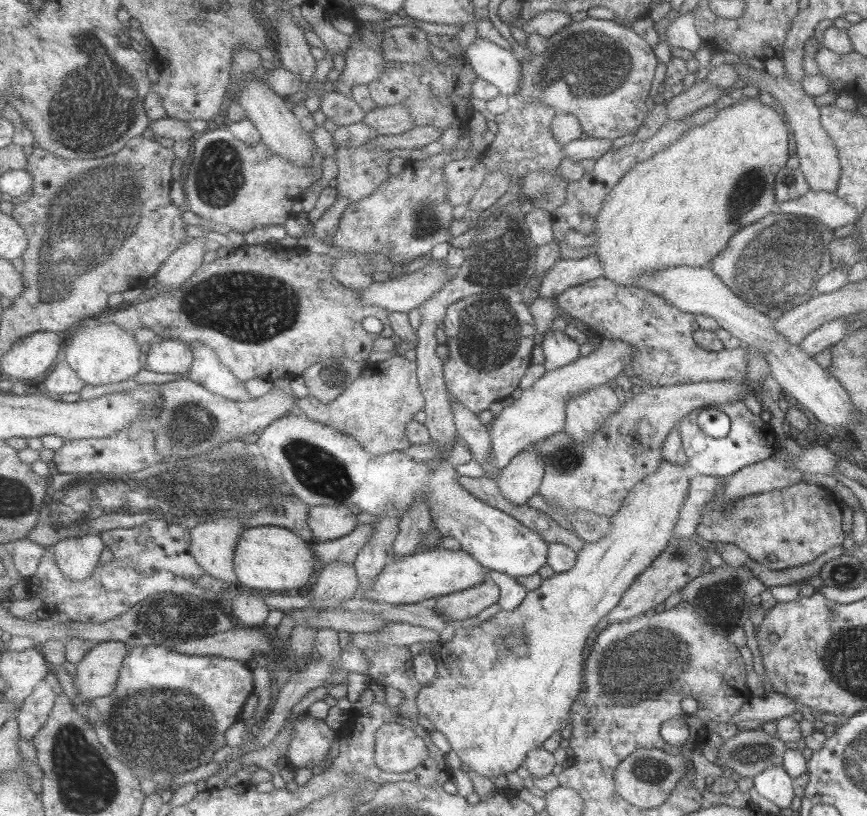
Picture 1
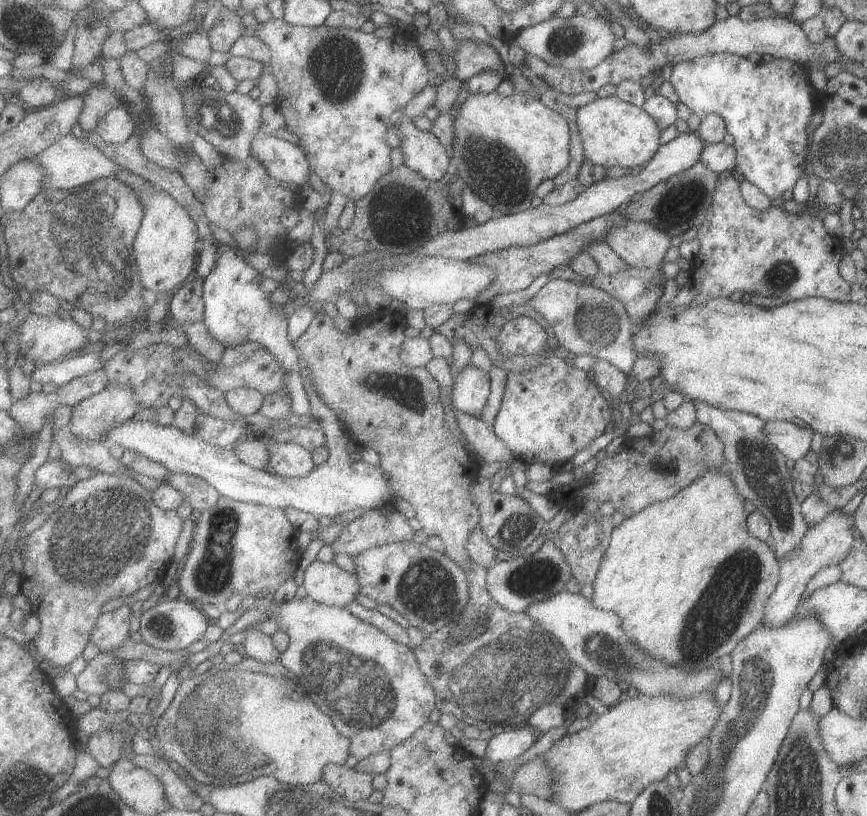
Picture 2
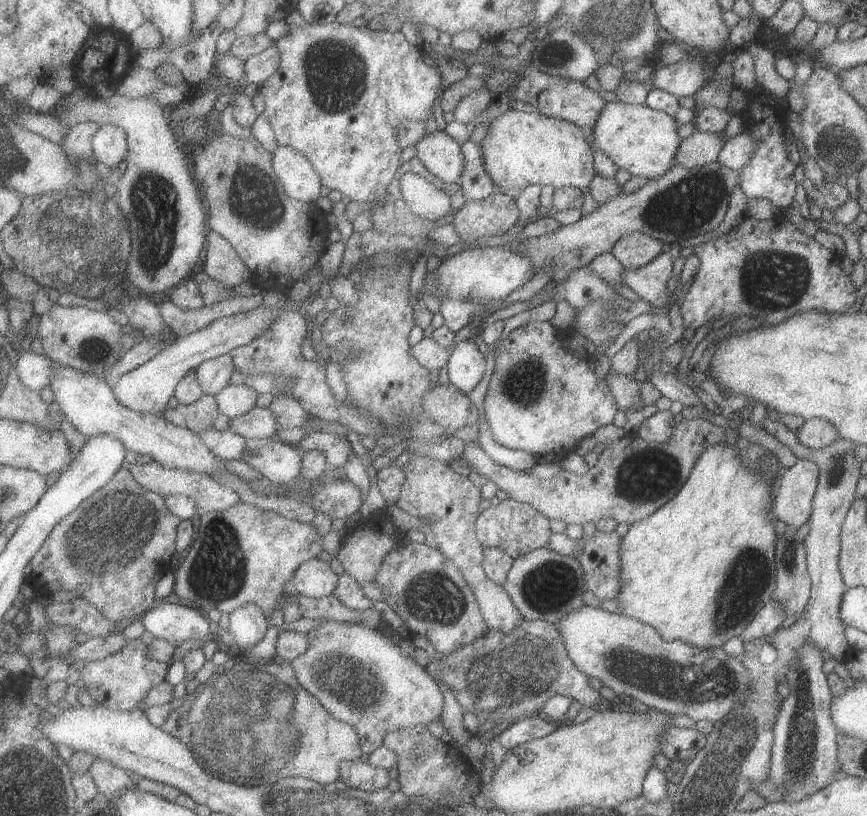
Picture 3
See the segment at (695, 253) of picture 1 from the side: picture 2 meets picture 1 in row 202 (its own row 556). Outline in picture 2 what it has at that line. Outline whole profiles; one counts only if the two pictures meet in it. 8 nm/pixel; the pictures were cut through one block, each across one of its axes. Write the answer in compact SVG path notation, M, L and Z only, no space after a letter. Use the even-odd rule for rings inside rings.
M707 471L673 496L652 502L633 517L626 517L612 528L608 548L603 553L597 572L590 584L592 595L589 600L599 609L613 611L622 620L622 630L627 636L633 639L633 642L642 651L646 651L654 659L662 660L668 667L677 667L686 673L696 673L715 666L718 658L729 655L741 639L744 639L757 627L763 626L762 616L767 599L778 583L779 569L775 552L768 541L760 541L746 531L747 517L743 514L743 499L727 474Z

